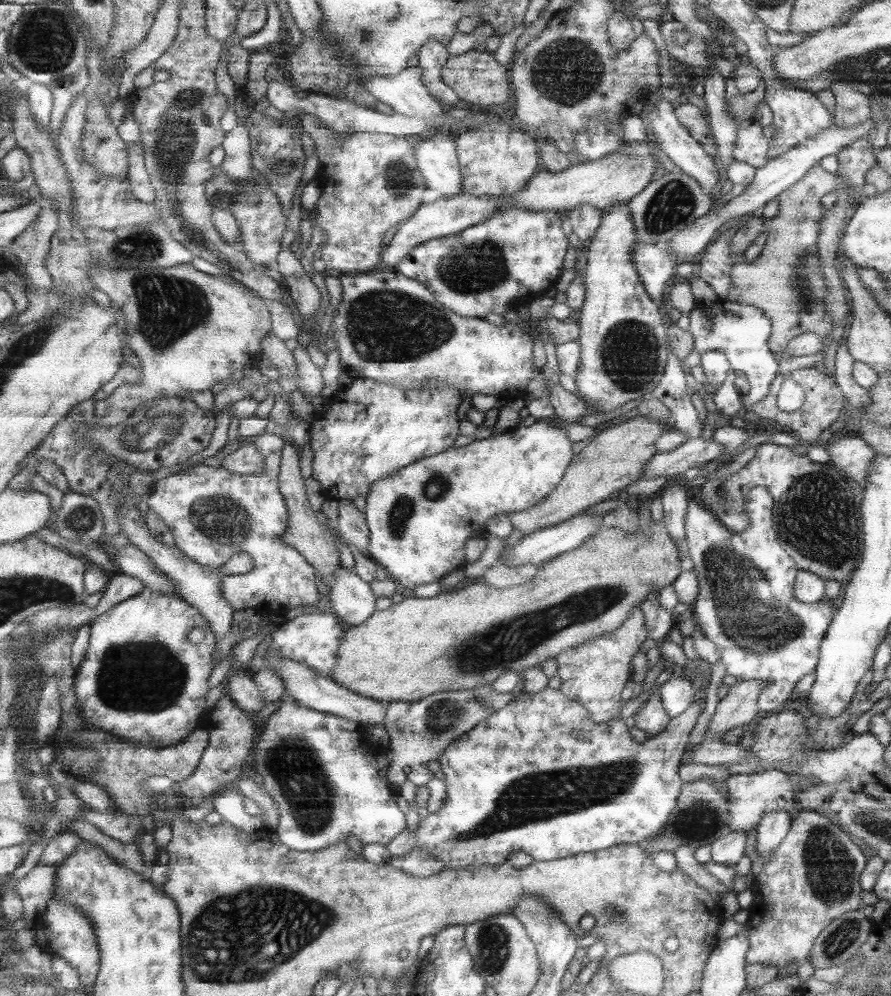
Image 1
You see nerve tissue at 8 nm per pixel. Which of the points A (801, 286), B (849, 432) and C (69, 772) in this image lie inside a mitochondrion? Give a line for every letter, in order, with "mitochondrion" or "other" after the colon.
A: mitochondrion
B: other
C: other

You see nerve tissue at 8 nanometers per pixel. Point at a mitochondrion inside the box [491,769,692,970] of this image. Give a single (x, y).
(616, 914)

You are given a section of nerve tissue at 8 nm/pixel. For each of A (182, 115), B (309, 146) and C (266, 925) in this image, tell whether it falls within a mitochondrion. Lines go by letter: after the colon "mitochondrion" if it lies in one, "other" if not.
A: mitochondrion
B: other
C: mitochondrion

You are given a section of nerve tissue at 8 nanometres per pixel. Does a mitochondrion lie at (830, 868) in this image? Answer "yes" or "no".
yes

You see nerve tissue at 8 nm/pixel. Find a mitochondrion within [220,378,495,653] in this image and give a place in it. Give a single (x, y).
(436, 487)

